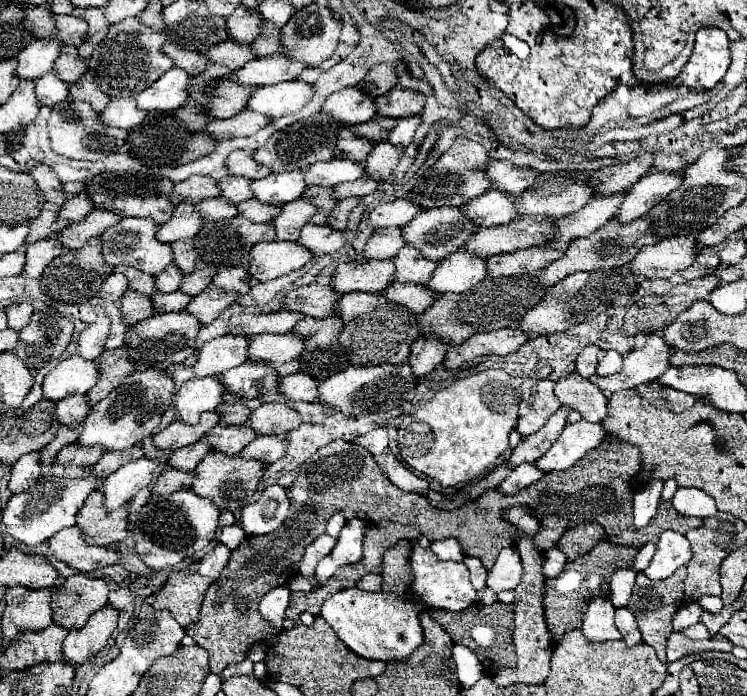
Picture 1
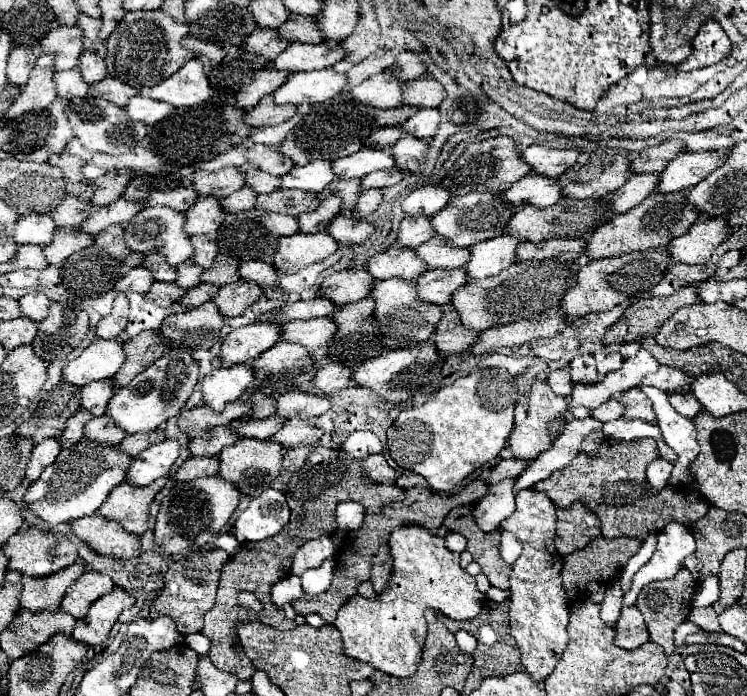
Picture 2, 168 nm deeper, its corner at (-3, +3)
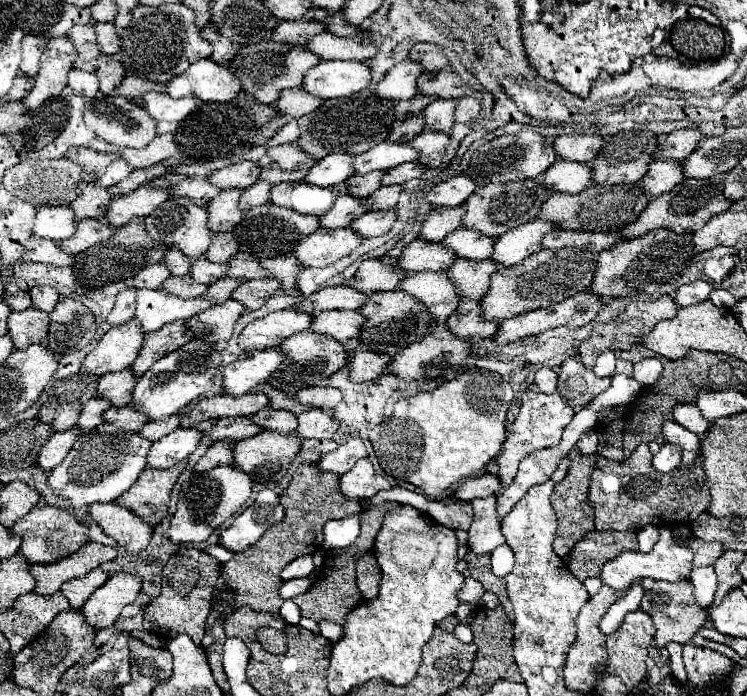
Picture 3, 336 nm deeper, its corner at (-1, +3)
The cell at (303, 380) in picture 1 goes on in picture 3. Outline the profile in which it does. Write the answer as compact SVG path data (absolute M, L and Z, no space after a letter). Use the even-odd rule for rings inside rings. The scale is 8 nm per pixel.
M358 344L354 348L354 356L350 358L350 380L352 382L368 382L382 376L390 364L392 356L388 354L372 354L366 346Z

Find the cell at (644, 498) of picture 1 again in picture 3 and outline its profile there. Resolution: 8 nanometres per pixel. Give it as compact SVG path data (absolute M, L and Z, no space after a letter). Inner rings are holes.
M666 442L658 450L658 454L654 454L654 468L658 472L672 472L680 462L682 462L682 454L680 454L680 446L676 444Z

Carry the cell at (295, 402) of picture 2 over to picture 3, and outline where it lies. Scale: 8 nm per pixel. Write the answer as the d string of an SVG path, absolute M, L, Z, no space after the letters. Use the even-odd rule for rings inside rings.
M312 386L312 388L302 388L296 398L302 404L310 404L314 408L330 412L342 400L342 392L332 386Z

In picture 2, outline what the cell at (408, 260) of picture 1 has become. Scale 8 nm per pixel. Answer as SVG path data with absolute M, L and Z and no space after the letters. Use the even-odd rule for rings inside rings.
M440 236L430 238L428 242L420 244L416 250L418 258L422 258L428 266L428 270L436 270L436 268L460 268L468 262L470 254L468 248L454 248L454 246L446 246L446 240Z

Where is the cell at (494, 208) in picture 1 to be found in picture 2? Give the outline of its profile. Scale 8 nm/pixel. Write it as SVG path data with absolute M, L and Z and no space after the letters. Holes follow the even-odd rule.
M526 174L526 178L520 178L502 194L510 206L538 206L546 208L560 200L560 188L552 178L538 176L538 174Z

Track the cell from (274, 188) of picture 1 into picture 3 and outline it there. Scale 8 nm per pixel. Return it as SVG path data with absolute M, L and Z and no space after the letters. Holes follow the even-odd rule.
M330 154L322 158L306 176L306 182L316 186L336 186L342 182L348 182L350 176L354 176L352 168L354 156L352 154Z

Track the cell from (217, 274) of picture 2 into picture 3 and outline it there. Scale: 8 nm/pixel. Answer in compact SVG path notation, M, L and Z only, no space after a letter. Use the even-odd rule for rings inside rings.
M240 252L230 260L228 276L250 280L250 278L266 278L270 274L260 266L260 258L256 258L250 252Z

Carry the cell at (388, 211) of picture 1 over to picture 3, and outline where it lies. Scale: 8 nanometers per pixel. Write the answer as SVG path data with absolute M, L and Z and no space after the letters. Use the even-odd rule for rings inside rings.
M456 176L438 184L426 194L426 200L434 206L460 206L478 188L472 176Z

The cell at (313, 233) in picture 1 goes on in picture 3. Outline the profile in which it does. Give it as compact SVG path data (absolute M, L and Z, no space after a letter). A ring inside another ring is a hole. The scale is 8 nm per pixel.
M380 210L380 212L368 212L362 214L360 218L356 218L352 222L352 228L364 238L372 238L372 236L382 236L386 232L392 230L394 222L398 220L398 212L392 210Z

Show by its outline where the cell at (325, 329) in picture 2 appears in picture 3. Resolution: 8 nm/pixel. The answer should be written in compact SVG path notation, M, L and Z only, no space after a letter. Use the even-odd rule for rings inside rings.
M330 310L320 312L312 320L312 330L332 336L342 344L356 344L360 338L360 330L364 326L366 318L358 310Z

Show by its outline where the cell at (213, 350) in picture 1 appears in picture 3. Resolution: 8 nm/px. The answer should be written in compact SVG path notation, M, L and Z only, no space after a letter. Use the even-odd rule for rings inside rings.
M294 308L272 312L248 324L238 338L238 346L246 352L276 348L280 346L280 342L284 342L292 334L308 330L312 324L312 318L314 314L304 314Z

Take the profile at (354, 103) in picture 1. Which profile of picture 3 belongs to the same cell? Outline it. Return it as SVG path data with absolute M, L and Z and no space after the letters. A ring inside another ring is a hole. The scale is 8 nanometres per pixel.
M404 60L396 64L384 80L378 84L378 96L380 98L390 98L390 100L410 100L418 90L416 90L416 78L424 72L424 68L414 62L414 60Z

